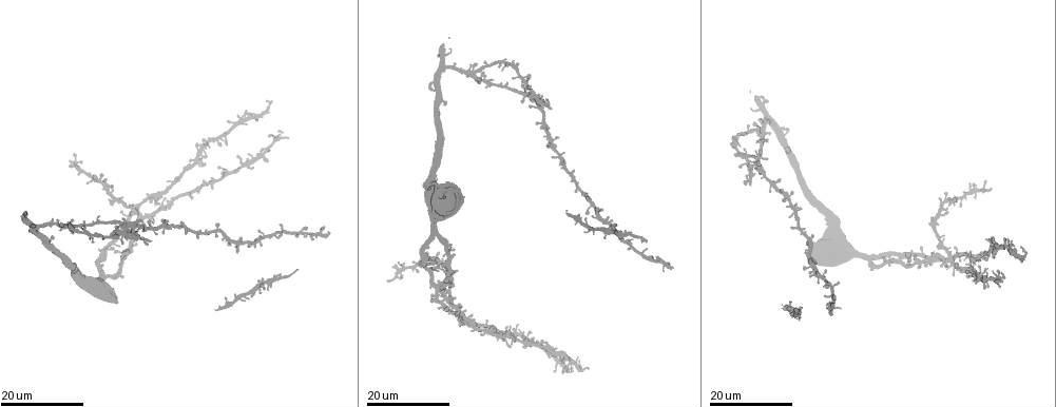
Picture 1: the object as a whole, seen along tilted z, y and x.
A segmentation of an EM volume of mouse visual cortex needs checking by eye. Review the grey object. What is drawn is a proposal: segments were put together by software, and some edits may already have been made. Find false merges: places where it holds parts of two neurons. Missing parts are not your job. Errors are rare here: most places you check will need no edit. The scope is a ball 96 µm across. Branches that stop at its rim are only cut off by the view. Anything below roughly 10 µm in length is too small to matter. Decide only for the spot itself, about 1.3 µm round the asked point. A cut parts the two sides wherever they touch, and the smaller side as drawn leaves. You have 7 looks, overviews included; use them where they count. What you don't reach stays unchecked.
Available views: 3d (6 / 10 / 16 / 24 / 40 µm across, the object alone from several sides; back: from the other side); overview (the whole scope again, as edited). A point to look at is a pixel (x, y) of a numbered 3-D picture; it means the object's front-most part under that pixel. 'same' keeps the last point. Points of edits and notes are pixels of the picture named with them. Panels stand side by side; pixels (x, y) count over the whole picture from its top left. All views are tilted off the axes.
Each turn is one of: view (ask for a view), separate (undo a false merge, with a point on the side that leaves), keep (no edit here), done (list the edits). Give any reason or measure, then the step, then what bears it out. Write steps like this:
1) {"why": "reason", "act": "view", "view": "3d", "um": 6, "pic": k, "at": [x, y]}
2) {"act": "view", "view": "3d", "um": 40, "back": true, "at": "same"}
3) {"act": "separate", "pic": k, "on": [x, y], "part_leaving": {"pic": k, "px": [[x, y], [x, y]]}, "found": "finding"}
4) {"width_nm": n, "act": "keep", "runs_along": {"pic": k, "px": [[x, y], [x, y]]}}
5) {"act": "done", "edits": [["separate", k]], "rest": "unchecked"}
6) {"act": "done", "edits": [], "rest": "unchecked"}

{"why": "calibre changes", "act": "view", "view": "3d", "um": 24, "pic": 1, "at": [244, 164]}

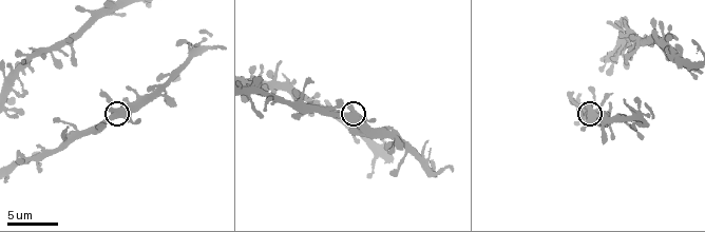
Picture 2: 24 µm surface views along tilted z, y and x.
{"act": "view", "view": "3d", "um": 6, "pic": 2, "at": [348, 117]}

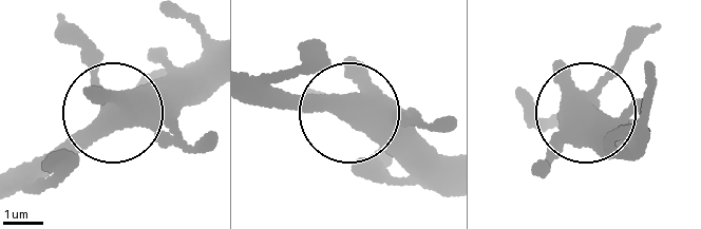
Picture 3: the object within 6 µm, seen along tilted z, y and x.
{"arms": 3, "act": "keep", "found": "continuous, no second neuron"}

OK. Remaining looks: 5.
{"why": "three arms meet", "act": "view", "view": "3d", "um": 24, "pic": 1, "at": [254, 245]}

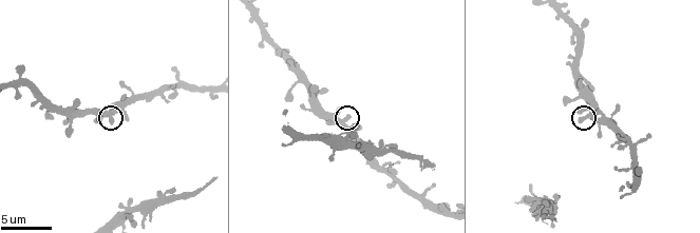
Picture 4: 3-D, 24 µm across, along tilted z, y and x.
{"why": "closer look", "act": "view", "view": "3d", "um": 6, "pic": 4, "at": [346, 121]}

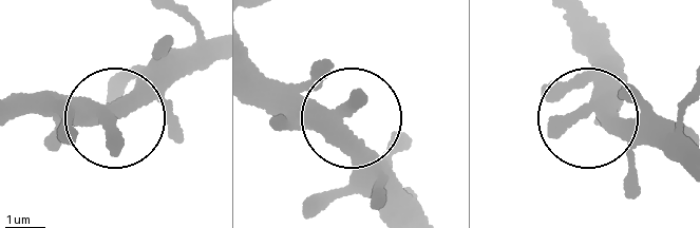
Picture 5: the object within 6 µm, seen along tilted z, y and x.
{"arms": 3, "act": "keep", "found": "all the same neuron"}

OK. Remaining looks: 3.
{"why": "three arms meet", "act": "view", "view": "3d", "um": 16, "pic": 4, "at": [25, 84]}

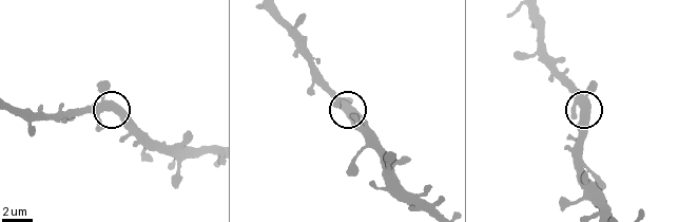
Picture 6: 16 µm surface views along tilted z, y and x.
{"act": "keep", "runs_along": {"pic": 6, "px": [[530, 10], [550, 58], [583, 103], [574, 156]]}, "found": "continuous, no second neuron"}

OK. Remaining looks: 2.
{"why": "arms run side by side", "act": "view", "view": "3d", "um": 24, "pic": 1, "at": [141, 215]}

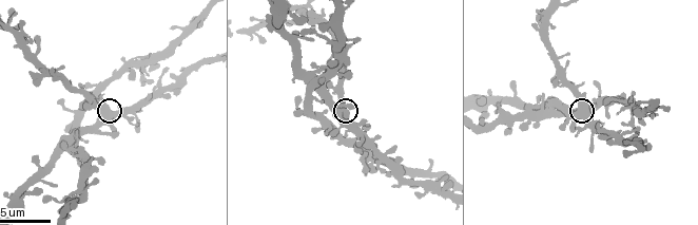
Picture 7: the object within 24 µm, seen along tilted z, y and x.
{"why": "closer look", "act": "view", "view": "3d", "um": 6, "pic": 7, "at": [583, 111]}

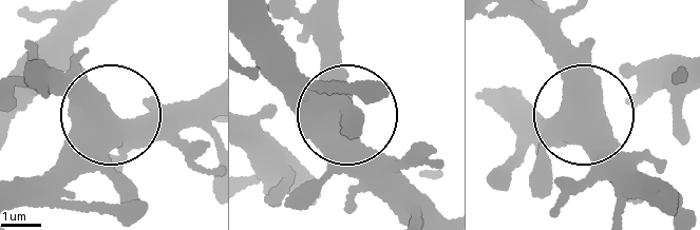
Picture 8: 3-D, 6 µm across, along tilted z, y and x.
{"arms": 3, "act": "keep", "found": "one neuron here"}

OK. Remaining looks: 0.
{"act": "done", "edits": [], "rest": "unchecked"}

